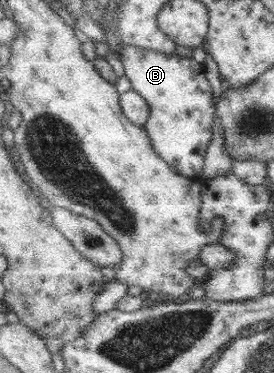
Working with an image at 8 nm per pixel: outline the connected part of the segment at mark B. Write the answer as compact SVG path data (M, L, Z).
M127 46L120 52L125 65L126 76L132 82L132 88L143 95L151 105L151 116L145 128L154 140L154 147L178 173L185 176L202 178L207 163L207 153L215 138L215 122L218 112L218 100L213 86L207 78L205 64L192 58L184 58L177 53L165 54L139 46Z

